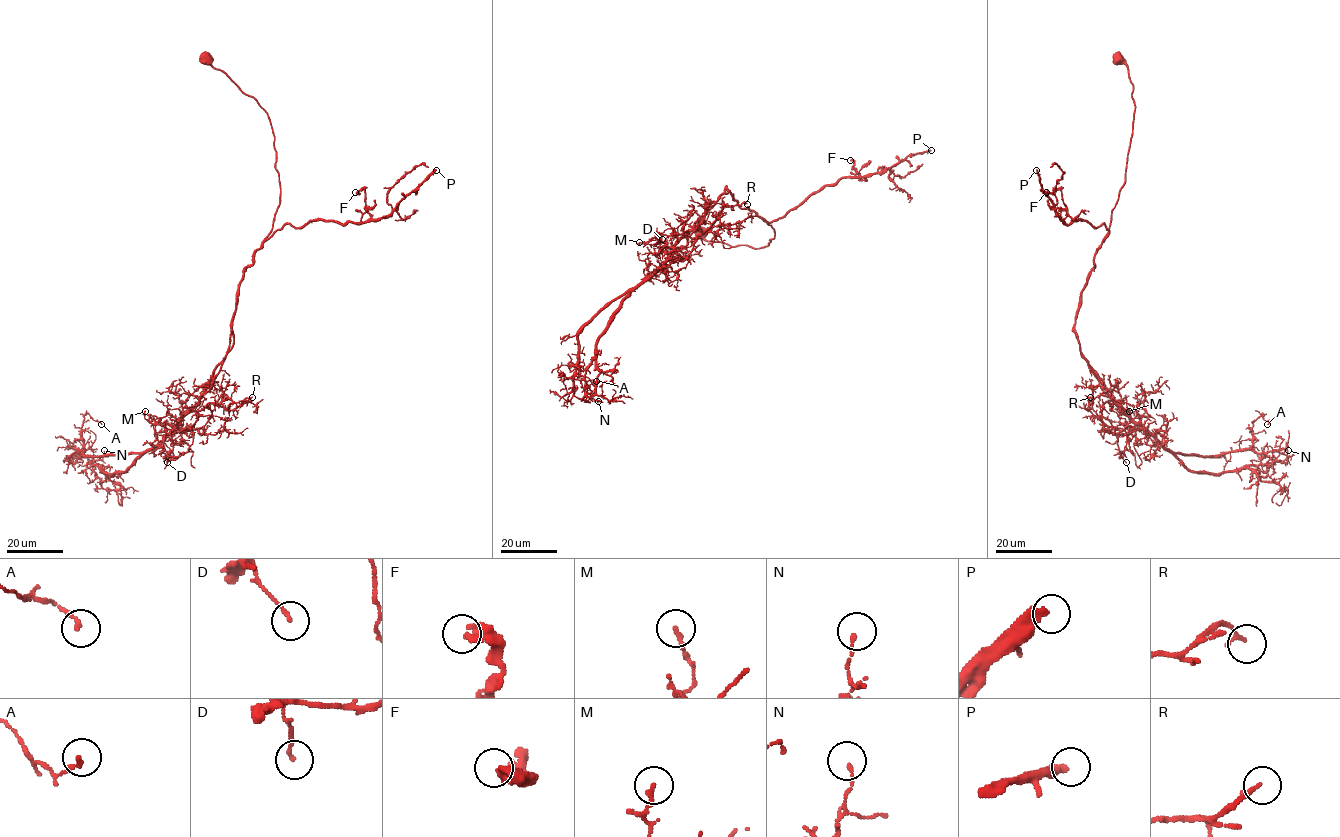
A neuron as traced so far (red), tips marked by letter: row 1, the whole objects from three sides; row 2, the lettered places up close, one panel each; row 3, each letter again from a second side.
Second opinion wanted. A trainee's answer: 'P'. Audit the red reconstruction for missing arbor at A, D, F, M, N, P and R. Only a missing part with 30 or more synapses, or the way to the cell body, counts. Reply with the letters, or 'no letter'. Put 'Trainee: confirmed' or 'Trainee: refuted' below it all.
P
Trainee: confirmed

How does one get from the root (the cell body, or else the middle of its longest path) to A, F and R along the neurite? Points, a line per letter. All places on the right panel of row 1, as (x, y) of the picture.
A: (1117, 57), (1133, 133), (1081, 294), (1080, 351), (1171, 452), (1244, 450), (1267, 424)
F: (1117, 57), (1133, 86), (1134, 118), (1108, 233), (1103, 224), (1066, 224), (1062, 192), (1046, 192)
R: (1117, 57), (1133, 86), (1133, 133), (1074, 333), (1124, 410), (1090, 397)

